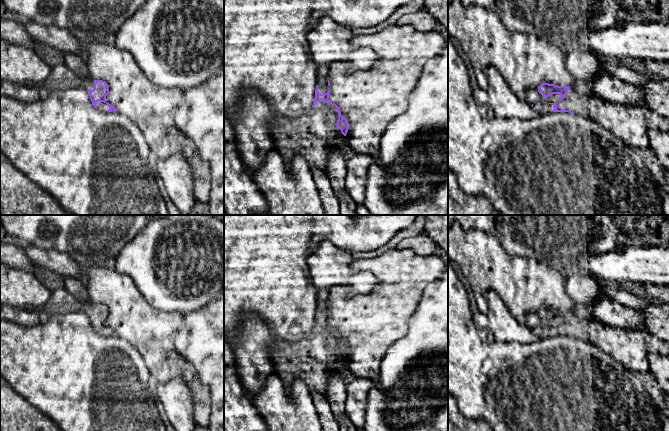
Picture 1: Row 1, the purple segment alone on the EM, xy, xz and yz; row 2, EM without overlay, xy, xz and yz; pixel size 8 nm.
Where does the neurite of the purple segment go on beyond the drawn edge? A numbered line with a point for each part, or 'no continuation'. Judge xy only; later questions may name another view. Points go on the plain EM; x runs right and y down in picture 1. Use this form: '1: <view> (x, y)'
1: xy (101, 330)

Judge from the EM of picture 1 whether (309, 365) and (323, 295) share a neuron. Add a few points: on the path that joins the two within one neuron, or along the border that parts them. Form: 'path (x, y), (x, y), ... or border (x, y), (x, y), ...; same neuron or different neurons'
path (322, 348), (322, 312); same neuron

